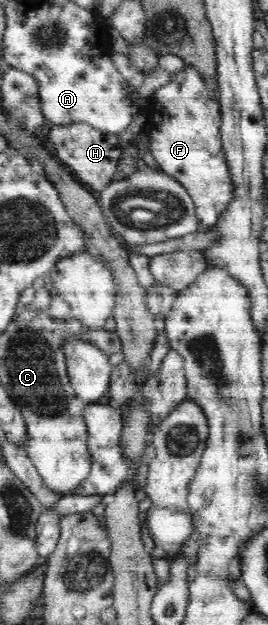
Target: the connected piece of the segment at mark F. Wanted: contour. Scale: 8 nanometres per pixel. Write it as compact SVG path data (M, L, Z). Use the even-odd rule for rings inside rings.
M186 62L183 70L170 74L169 82L157 88L154 92L155 110L163 122L167 122L167 128L159 124L153 132L149 129L147 142L149 154L155 158L159 168L178 179L194 199L201 226L214 228L235 200L235 190L229 165L222 153L220 95L205 77L190 62ZM209 156L216 161L209 162Z

